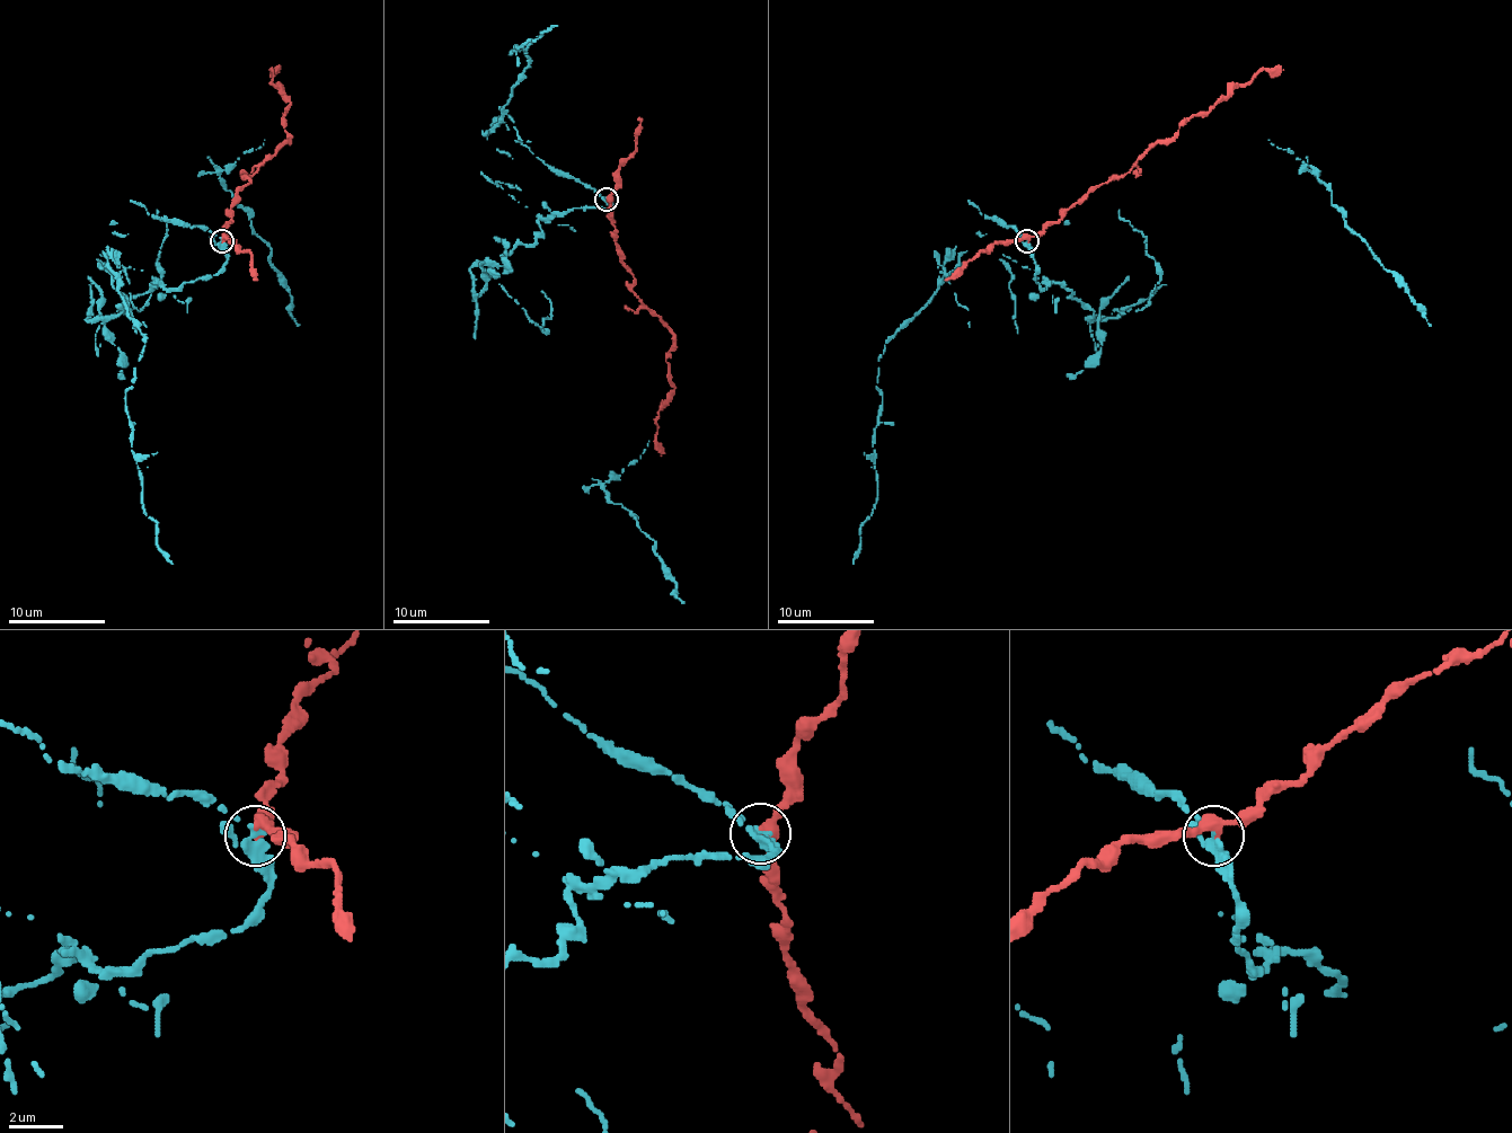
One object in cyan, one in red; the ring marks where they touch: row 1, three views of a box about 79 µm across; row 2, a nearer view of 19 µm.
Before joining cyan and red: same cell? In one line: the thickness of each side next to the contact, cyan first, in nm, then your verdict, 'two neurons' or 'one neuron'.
calibres 320 and 360 nm; two neurons

